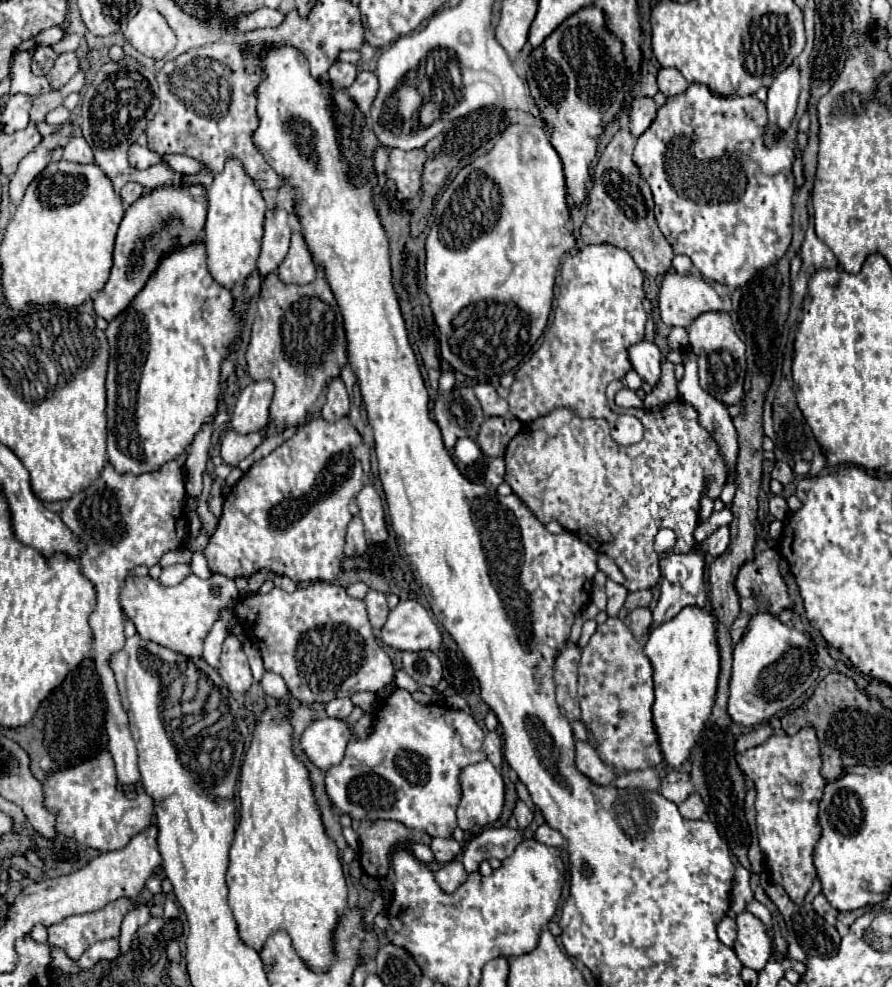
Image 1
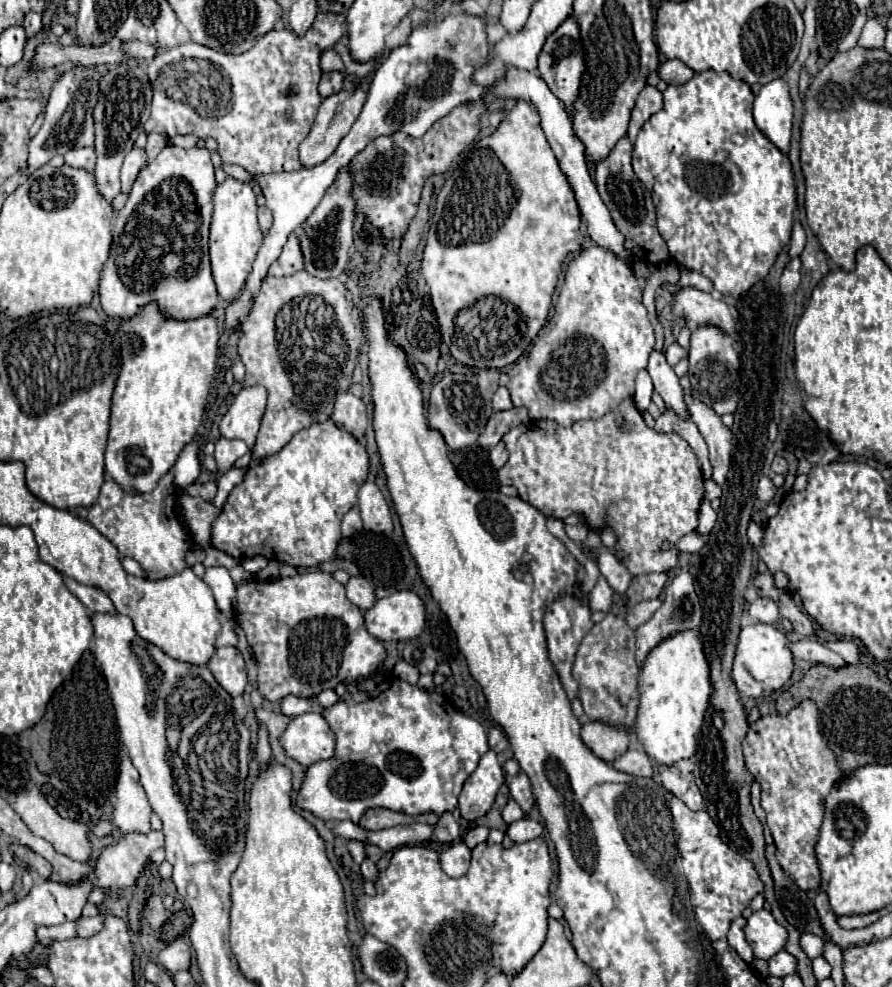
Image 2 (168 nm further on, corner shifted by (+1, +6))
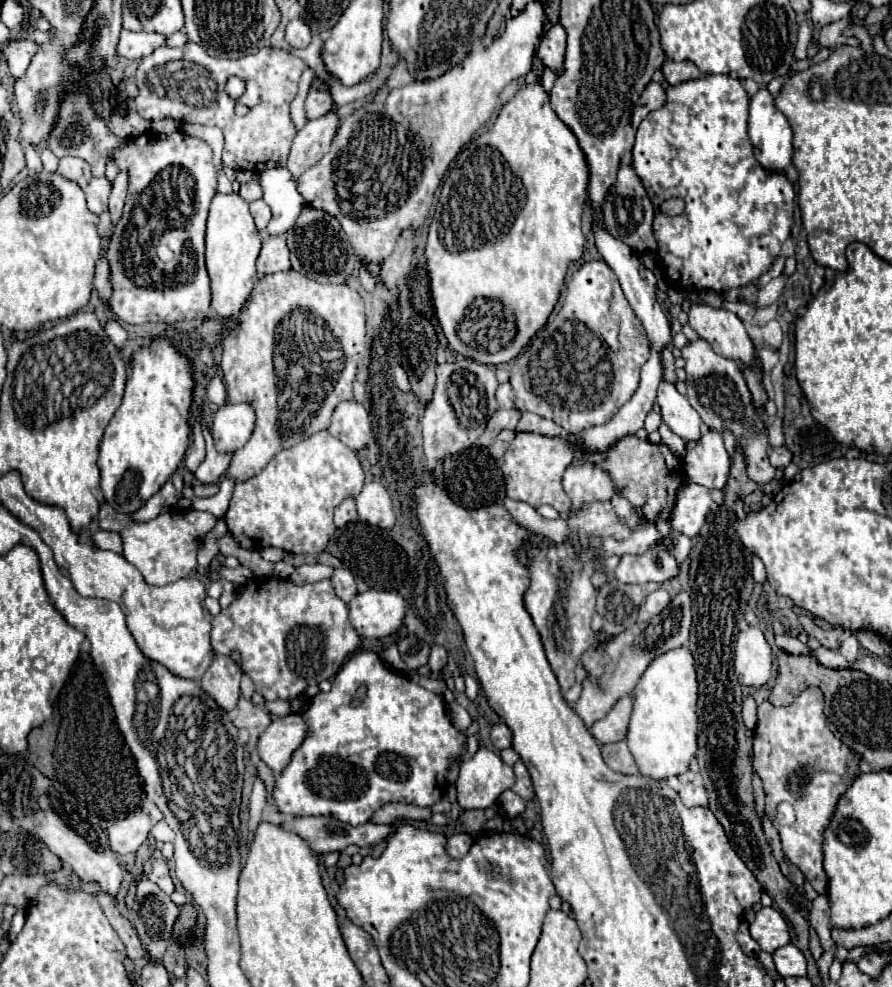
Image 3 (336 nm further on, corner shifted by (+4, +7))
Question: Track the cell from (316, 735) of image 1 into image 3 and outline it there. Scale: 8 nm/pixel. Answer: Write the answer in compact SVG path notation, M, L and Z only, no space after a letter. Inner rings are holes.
M291 713L285 717L277 717L257 739L259 759L267 763L275 773L283 771L283 767L291 761L291 753L299 743L303 743L303 735L307 735L307 727L301 715Z

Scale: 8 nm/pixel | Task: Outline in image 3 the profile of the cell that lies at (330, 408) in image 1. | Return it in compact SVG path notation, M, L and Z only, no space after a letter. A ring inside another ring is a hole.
M357 401L341 403L333 413L329 433L353 451L363 449L373 435L367 409Z

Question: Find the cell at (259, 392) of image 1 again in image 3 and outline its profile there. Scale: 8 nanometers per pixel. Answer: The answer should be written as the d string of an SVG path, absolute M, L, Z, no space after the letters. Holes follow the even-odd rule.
M227 403L219 407L213 415L211 435L219 453L235 453L241 449L255 425L255 411L251 405L245 403Z

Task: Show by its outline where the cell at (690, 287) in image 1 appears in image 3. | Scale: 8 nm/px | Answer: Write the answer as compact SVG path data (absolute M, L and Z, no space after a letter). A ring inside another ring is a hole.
M691 305L689 325L699 333L701 339L711 343L717 355L759 367L755 347L745 331L741 319L727 309L713 309L709 305Z

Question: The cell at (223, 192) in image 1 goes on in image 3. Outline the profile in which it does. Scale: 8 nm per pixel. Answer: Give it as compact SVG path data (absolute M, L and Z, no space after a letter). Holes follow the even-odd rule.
M239 193L213 197L209 219L207 219L207 239L205 239L205 261L211 279L211 309L219 317L235 317L249 299L251 289L257 283L255 261L261 251L261 233L257 231L253 217L249 213L249 203L241 199Z

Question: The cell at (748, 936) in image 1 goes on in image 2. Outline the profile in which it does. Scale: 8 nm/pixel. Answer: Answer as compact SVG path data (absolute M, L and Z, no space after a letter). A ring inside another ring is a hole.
M768 910L754 912L744 926L746 942L752 946L754 958L768 960L776 952L784 948L784 942L788 938L786 930L774 920L774 916Z

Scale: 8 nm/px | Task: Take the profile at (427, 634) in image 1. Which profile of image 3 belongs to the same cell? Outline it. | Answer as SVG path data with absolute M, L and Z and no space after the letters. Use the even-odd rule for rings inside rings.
M367 589L349 601L349 619L361 637L383 639L393 635L405 617L405 599L393 591Z

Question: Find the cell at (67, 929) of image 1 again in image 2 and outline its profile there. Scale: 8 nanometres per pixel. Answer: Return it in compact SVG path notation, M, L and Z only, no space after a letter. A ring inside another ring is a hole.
M80 916L76 920L76 932L78 932L78 938L90 938L94 934L98 934L100 930L104 928L104 916L94 916L94 918L84 918Z

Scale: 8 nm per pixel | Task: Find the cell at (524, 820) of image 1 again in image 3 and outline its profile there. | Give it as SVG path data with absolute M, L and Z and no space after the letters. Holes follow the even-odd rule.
M517 761L515 765L513 765L513 769L515 769L515 785L511 787L523 801L529 801L529 799L533 799L533 785L531 785L531 777L529 777L529 771L527 771L527 767L523 765L523 761Z

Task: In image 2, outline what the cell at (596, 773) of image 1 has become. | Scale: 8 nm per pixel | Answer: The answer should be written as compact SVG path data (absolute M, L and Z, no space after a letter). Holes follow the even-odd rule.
M588 722L582 726L582 742L606 764L612 764L628 748L628 732L606 726L602 722Z

